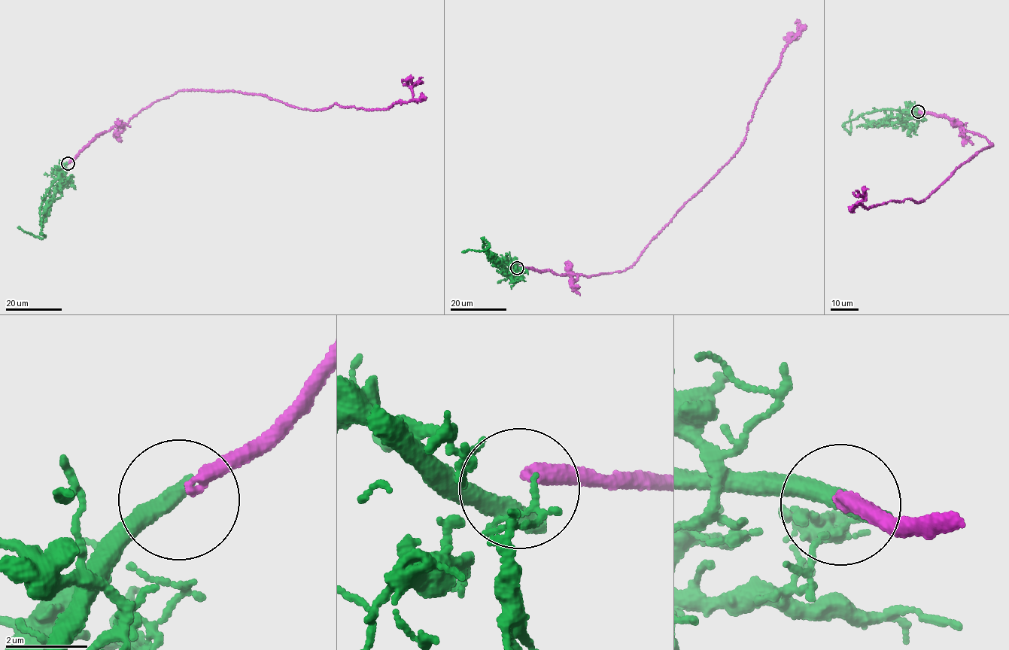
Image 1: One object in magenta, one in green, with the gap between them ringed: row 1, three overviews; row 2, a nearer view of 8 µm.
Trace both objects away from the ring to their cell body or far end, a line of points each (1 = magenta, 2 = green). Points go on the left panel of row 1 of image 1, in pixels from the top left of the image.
1: (68, 162), (96, 136), (180, 91), (259, 94), (313, 110), (335, 104), (366, 110), (411, 99), (417, 83)
2: (67, 163), (51, 185), (40, 208), (41, 231), (45, 237), (36, 237), (17, 226)

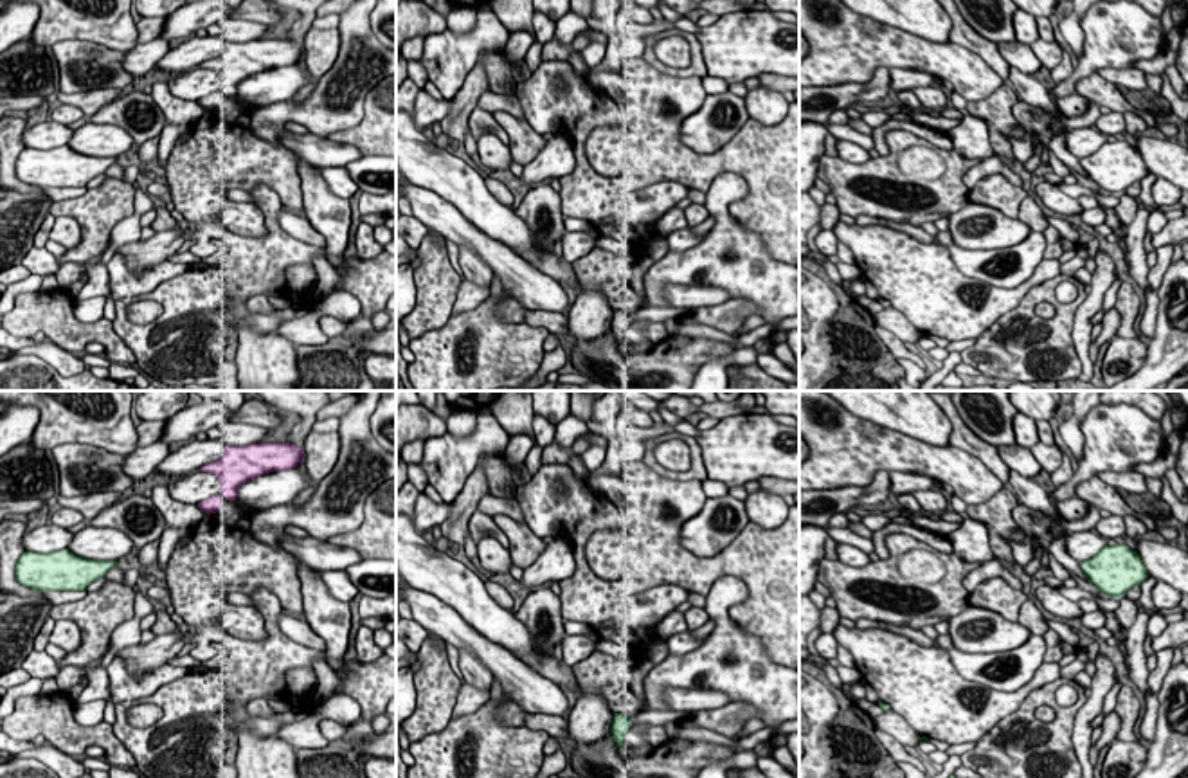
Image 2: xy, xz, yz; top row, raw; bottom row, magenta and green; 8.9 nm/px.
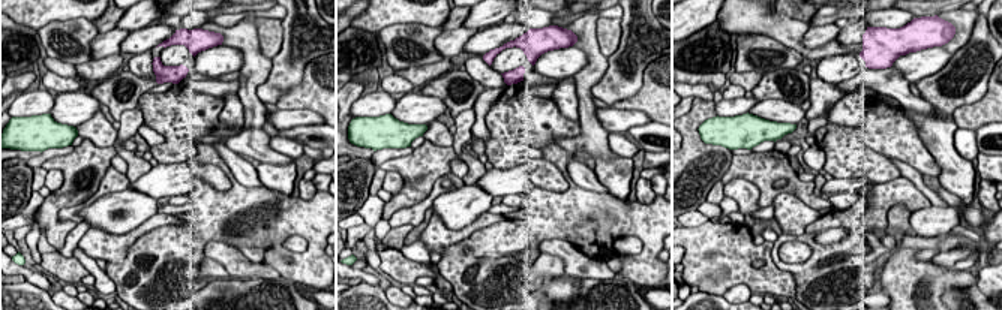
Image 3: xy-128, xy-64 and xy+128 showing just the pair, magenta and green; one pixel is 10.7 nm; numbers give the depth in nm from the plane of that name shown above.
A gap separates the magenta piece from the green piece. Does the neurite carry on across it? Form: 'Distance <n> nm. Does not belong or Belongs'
Distance 850 nm. Belongs

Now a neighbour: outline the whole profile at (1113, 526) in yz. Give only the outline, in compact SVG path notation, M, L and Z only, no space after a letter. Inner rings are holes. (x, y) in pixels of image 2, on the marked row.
M1118 515L1100 517L1094 528L1096 533L1107 540L1125 537L1125 520Z

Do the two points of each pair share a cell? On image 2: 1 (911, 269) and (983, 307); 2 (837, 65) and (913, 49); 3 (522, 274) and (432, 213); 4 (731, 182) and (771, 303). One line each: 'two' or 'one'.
1: one
2: one
3: one
4: one

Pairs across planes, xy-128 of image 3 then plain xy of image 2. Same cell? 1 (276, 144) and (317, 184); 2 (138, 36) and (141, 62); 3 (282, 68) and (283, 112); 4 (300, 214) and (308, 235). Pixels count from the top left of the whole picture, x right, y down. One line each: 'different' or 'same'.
1: different
2: different
3: same
4: different

